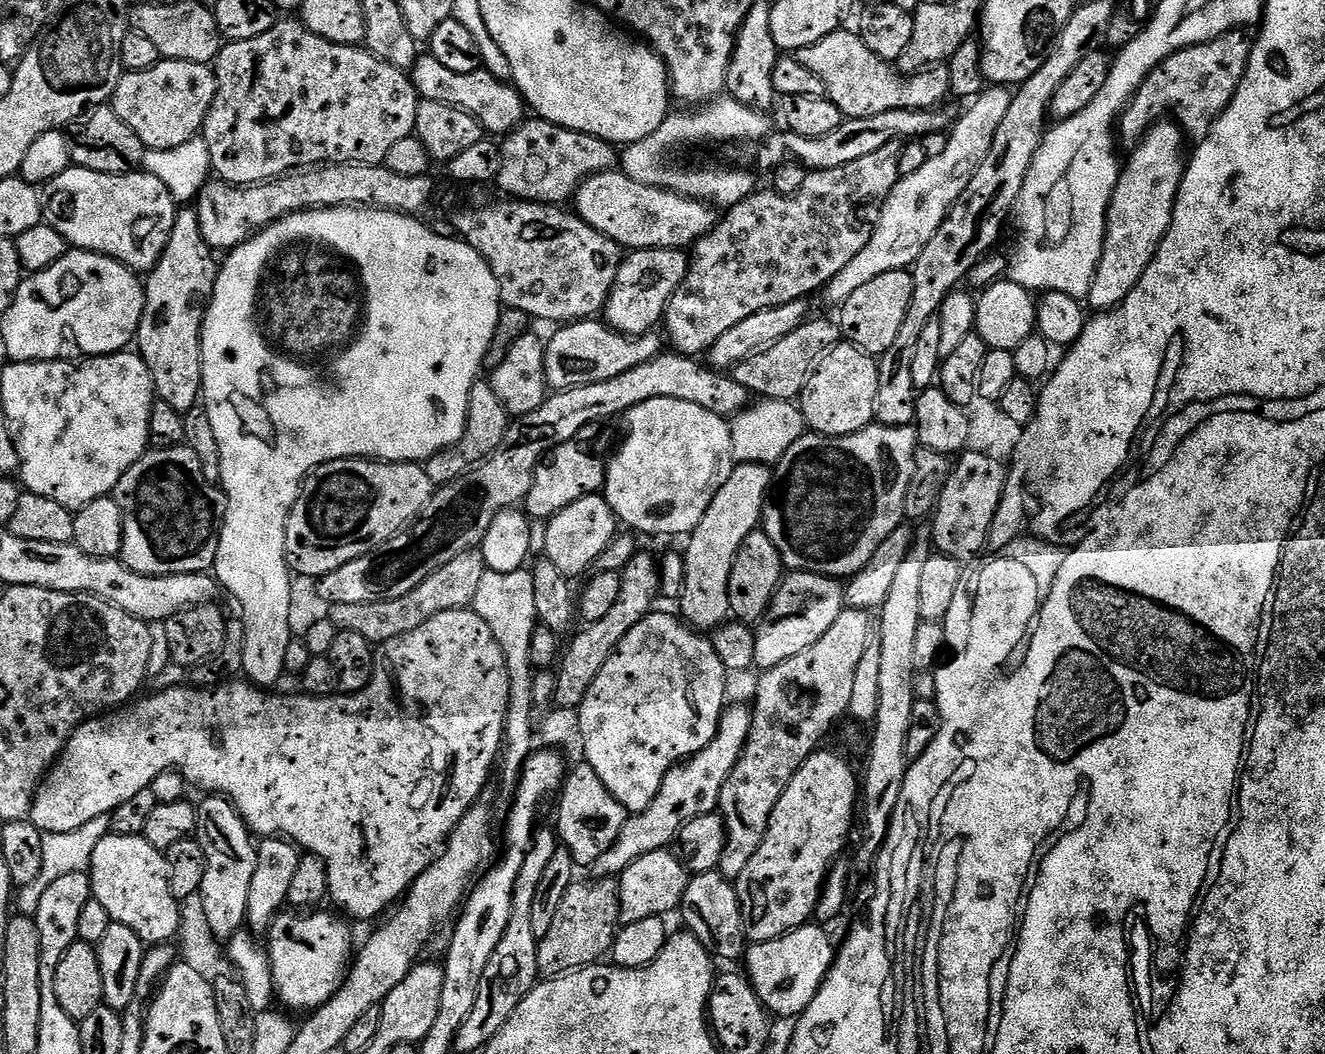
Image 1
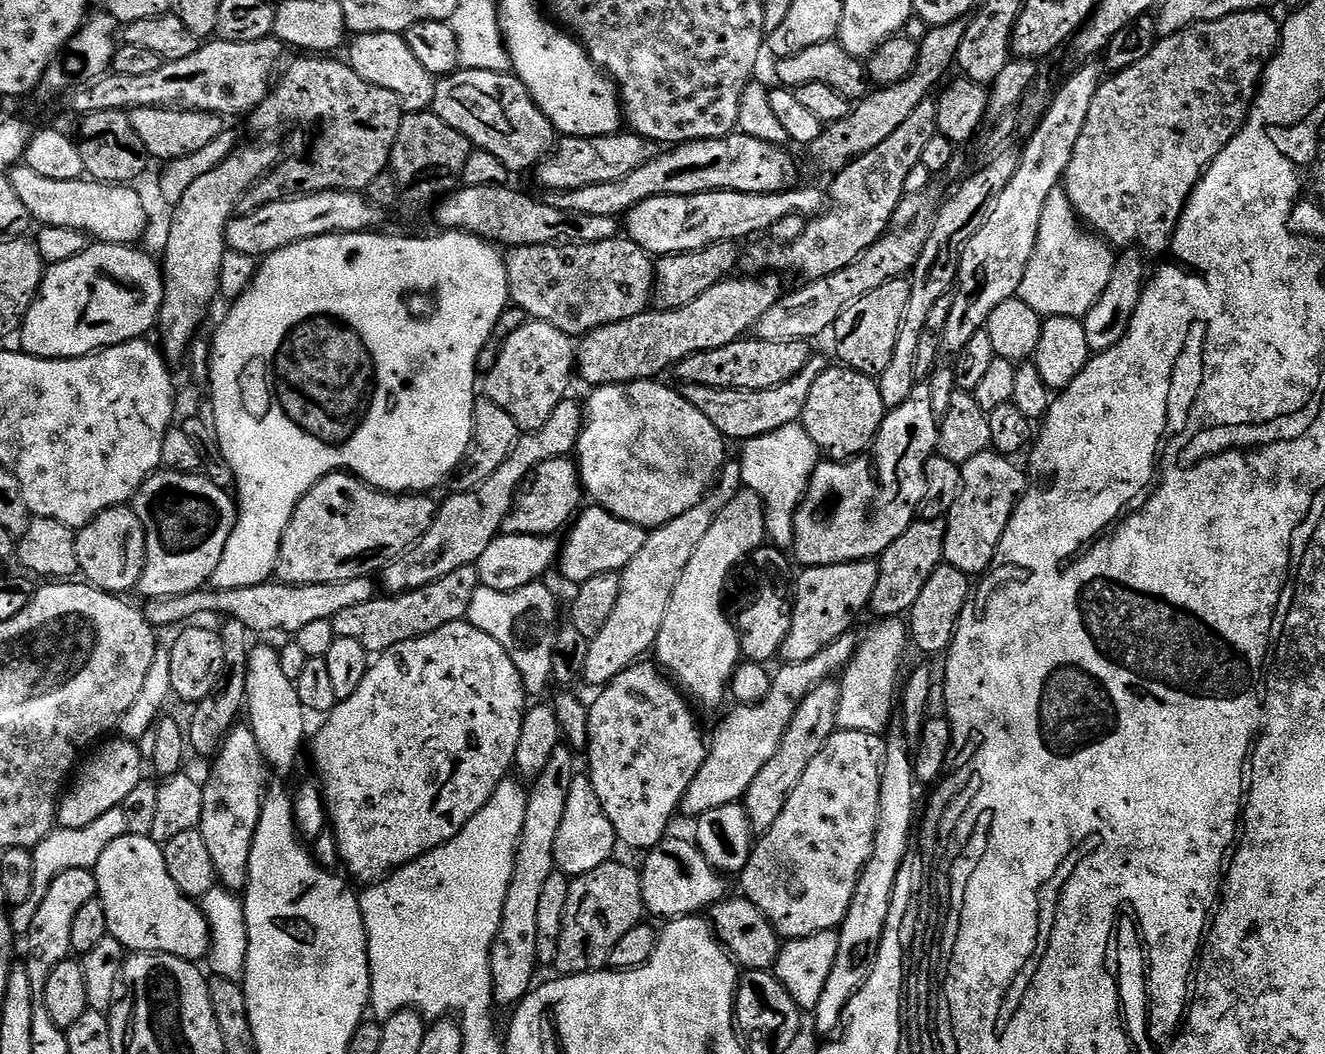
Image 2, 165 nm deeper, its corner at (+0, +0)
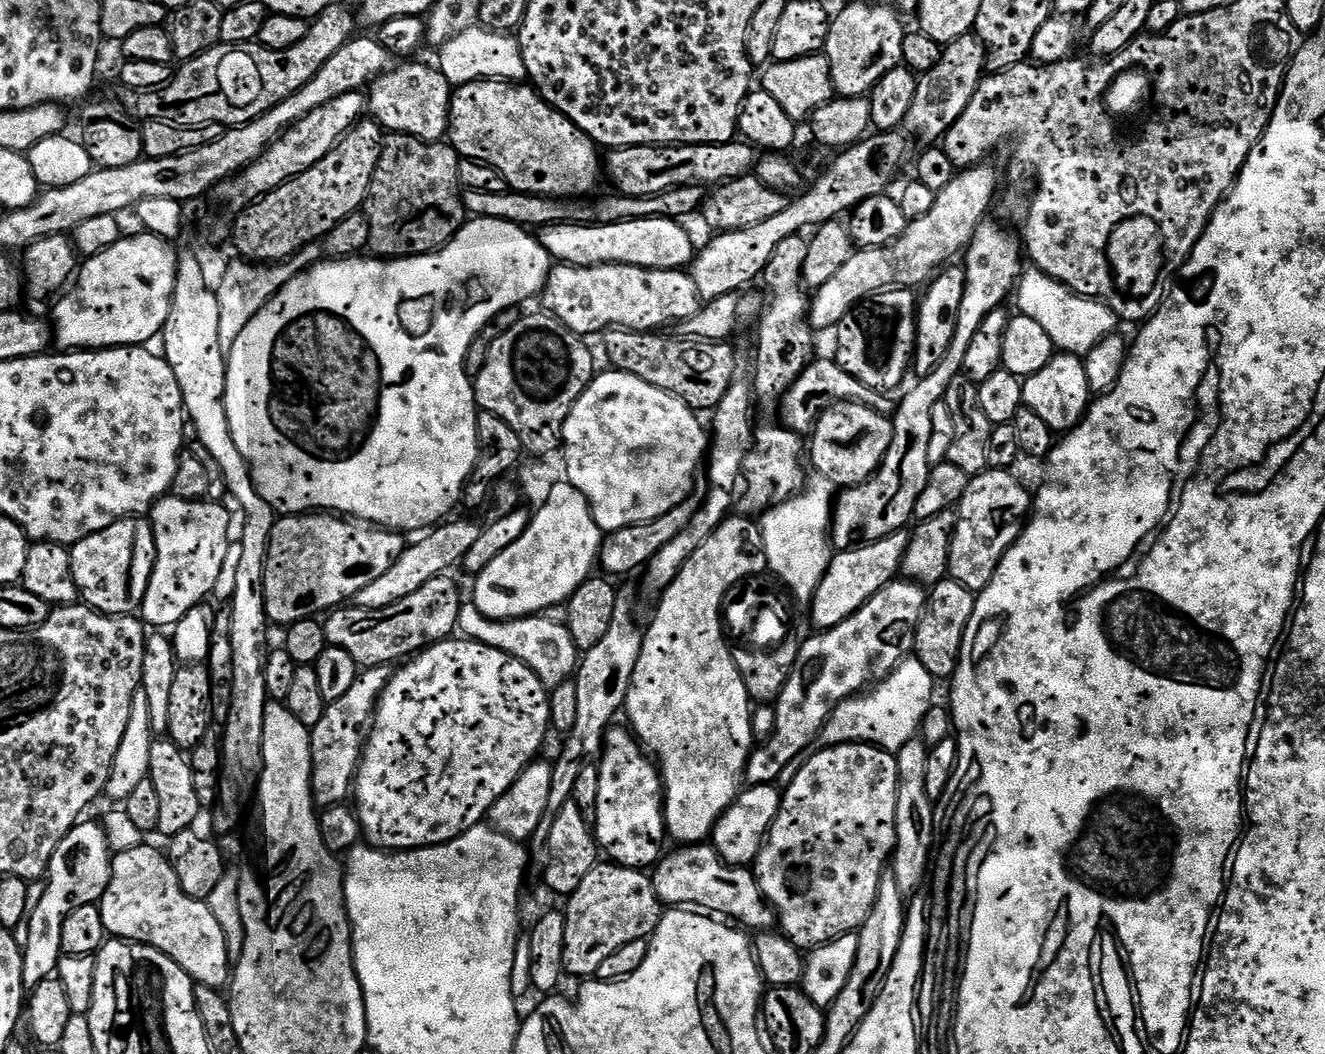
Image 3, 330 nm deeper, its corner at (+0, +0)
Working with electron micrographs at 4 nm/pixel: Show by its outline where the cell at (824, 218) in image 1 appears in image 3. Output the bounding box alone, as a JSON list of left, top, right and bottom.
[906,34,985,142]

